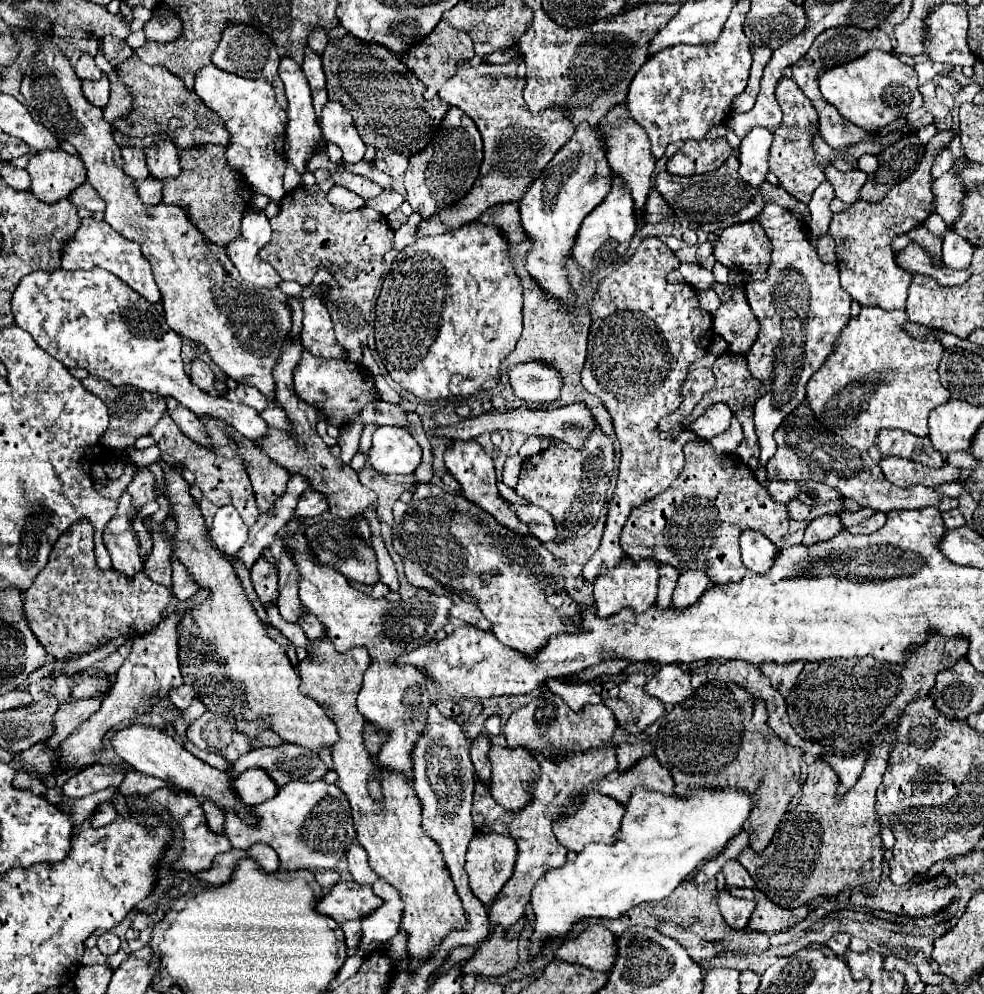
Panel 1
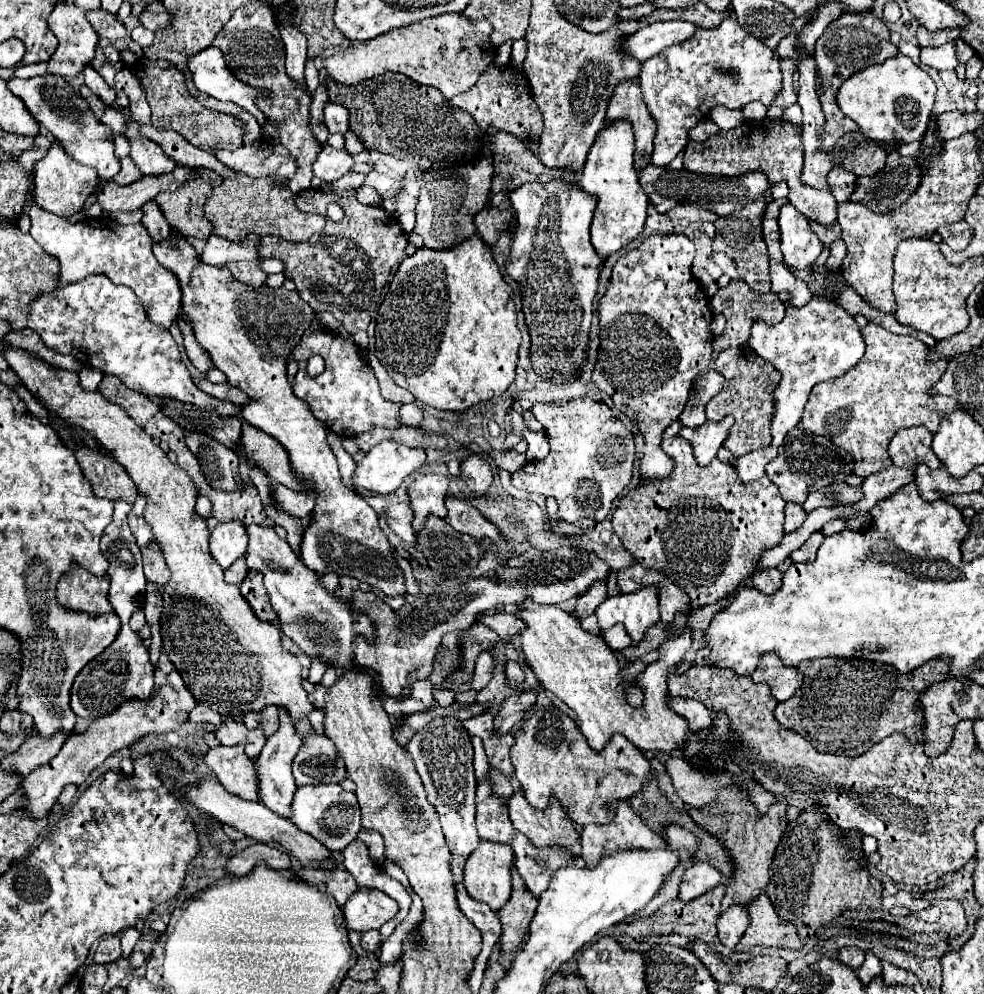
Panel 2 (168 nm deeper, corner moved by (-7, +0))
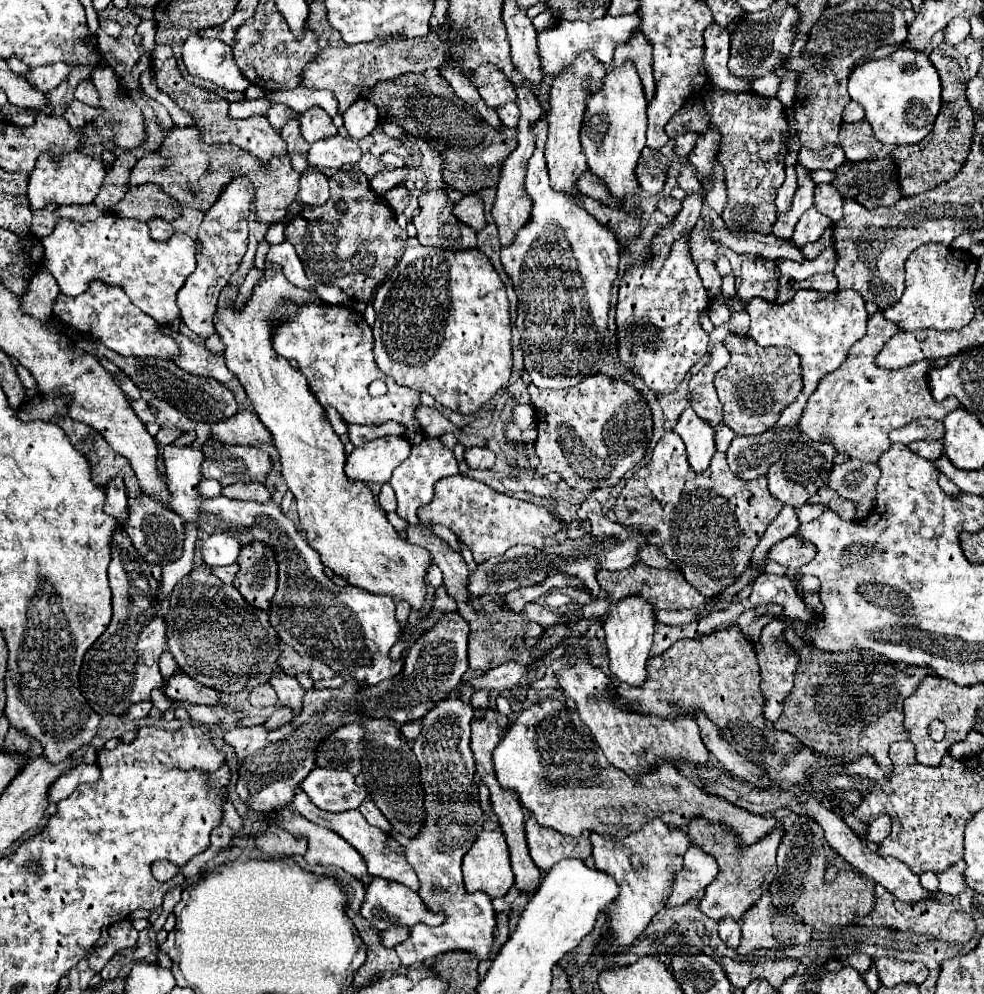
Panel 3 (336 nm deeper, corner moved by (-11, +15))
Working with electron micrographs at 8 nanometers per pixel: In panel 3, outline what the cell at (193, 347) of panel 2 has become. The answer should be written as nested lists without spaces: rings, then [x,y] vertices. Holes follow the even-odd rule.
[[[242,175],[234,177],[230,185],[222,189],[216,203],[206,211],[204,221],[198,231],[198,249],[196,249],[196,269],[186,279],[182,289],[178,291],[178,307],[182,321],[200,337],[208,339],[216,333],[214,329],[214,313],[220,291],[226,287],[230,275],[238,269],[248,241],[248,215],[250,203],[254,199],[254,185]]]

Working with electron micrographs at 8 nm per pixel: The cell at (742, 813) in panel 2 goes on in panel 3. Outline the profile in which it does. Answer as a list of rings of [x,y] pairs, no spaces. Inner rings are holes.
[[[694,819],[686,827],[686,835],[690,845],[700,847],[704,853],[712,855],[720,867],[716,881],[712,881],[704,897],[698,901],[698,909],[714,921],[726,917],[740,921],[746,909],[750,909],[764,893],[768,893],[768,885],[776,875],[776,849],[780,845],[782,833],[770,833],[770,837],[762,837],[762,841],[758,841],[758,845],[750,845],[742,857],[738,857],[738,841],[734,841],[734,833],[730,833],[730,829],[722,829],[720,825],[710,825],[708,821]]]

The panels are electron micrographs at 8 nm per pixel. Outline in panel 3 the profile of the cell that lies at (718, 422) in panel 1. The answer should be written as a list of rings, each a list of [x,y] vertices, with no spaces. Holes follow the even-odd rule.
[[[688,407],[680,415],[678,423],[672,429],[674,433],[680,435],[680,439],[686,445],[686,455],[688,463],[696,473],[702,473],[708,469],[712,455],[716,453],[714,447],[714,429],[710,425],[702,423],[702,419],[696,417],[696,413]]]

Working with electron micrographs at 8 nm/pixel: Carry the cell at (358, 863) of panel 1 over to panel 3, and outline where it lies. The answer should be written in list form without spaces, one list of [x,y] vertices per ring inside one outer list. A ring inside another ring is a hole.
[[[372,799],[362,801],[362,807],[358,807],[358,809],[360,809],[360,813],[366,817],[366,821],[368,821],[370,825],[374,825],[374,827],[378,827],[378,829],[386,831],[386,833],[390,833],[390,831],[392,831],[392,825],[390,825],[390,823],[388,823],[388,819],[380,813],[380,809],[372,803]]]

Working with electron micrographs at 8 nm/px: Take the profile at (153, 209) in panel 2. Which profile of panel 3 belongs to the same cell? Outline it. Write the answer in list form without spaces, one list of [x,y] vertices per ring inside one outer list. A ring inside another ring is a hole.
[[[160,219],[148,221],[148,227],[150,227],[152,239],[156,239],[156,241],[168,241],[172,237],[172,233],[174,233],[172,225],[168,221],[160,221]]]

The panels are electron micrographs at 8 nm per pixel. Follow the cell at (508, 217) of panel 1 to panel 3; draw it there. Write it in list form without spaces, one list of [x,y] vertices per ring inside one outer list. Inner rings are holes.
[[[464,195],[460,201],[454,203],[452,213],[458,221],[466,223],[470,229],[474,229],[476,233],[482,231],[486,227],[486,219],[484,219],[484,203],[476,197],[476,195]]]

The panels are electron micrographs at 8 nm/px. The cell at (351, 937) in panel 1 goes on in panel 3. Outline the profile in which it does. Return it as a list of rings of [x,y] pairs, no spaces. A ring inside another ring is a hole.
[[[394,927],[394,929],[382,933],[382,945],[396,947],[396,945],[404,943],[408,937],[410,937],[410,929],[406,929],[406,927]]]

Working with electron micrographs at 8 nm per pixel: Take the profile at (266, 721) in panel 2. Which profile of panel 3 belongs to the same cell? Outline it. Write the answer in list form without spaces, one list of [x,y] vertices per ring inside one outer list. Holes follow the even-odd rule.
[[[260,683],[254,689],[250,689],[248,701],[254,707],[268,707],[268,705],[274,705],[278,701],[278,697],[276,697],[274,689],[268,683]]]

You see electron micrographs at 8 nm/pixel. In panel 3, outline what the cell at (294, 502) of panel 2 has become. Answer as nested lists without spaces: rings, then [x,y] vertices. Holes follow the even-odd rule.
[[[234,483],[222,489],[222,495],[228,499],[238,501],[256,501],[256,503],[268,503],[270,501],[270,489],[262,483]]]

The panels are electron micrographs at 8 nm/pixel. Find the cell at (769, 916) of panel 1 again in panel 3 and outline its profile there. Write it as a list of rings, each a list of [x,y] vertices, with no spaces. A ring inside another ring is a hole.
[[[762,895],[756,901],[756,905],[744,913],[742,939],[740,939],[740,947],[736,949],[736,953],[748,955],[754,949],[784,949],[784,947],[794,947],[794,945],[806,945],[810,941],[810,933],[812,933],[812,929],[808,929],[808,925],[802,925],[802,921],[798,921],[798,917],[790,917],[786,911],[778,913],[778,909],[774,909],[770,897]]]

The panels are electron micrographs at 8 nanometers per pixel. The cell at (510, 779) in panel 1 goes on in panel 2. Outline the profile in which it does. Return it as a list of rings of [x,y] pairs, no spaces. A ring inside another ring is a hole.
[[[514,788],[514,794],[508,798],[508,814],[512,824],[538,848],[560,844],[568,848],[572,856],[580,856],[580,834],[576,826],[566,820],[568,816],[556,796],[550,800],[548,808],[536,810],[526,802],[522,788]]]

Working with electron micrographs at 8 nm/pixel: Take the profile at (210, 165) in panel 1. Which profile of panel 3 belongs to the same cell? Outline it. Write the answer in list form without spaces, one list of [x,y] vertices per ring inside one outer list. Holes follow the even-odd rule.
[[[144,183],[132,187],[128,195],[114,207],[114,213],[118,217],[138,219],[146,223],[154,217],[160,217],[164,221],[174,221],[180,211],[178,211],[178,201],[170,199],[170,195],[162,193],[162,189],[156,189],[156,185]]]

